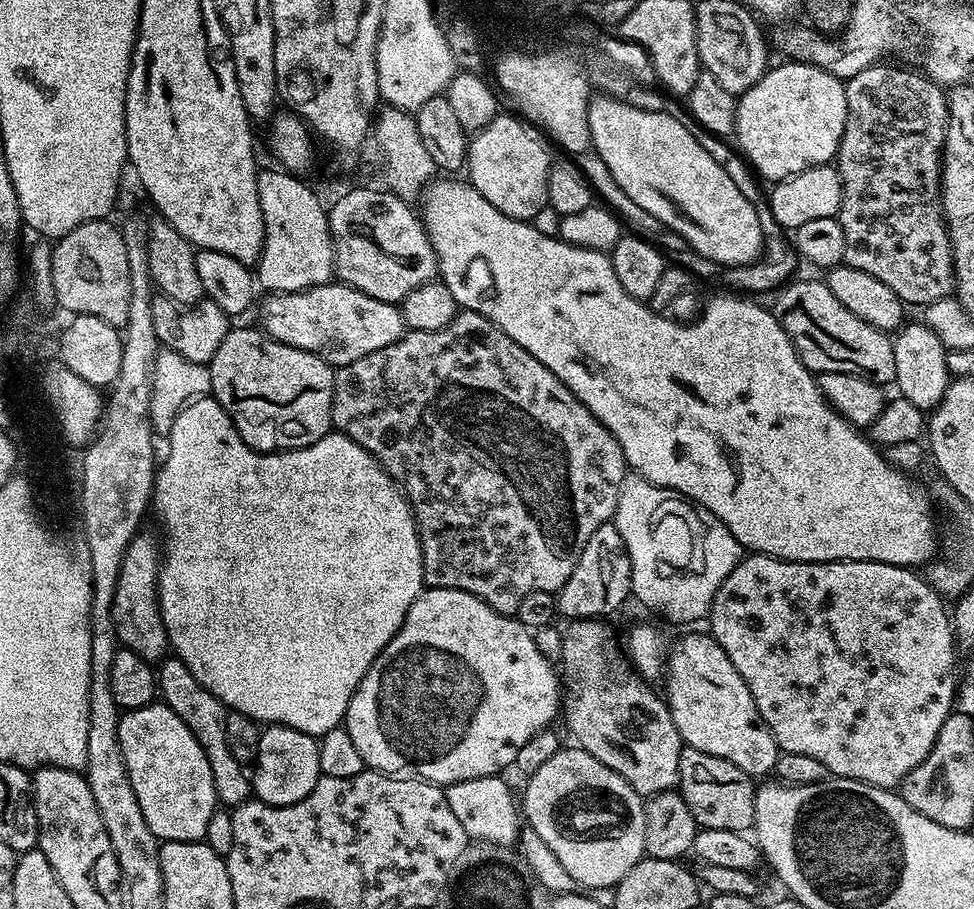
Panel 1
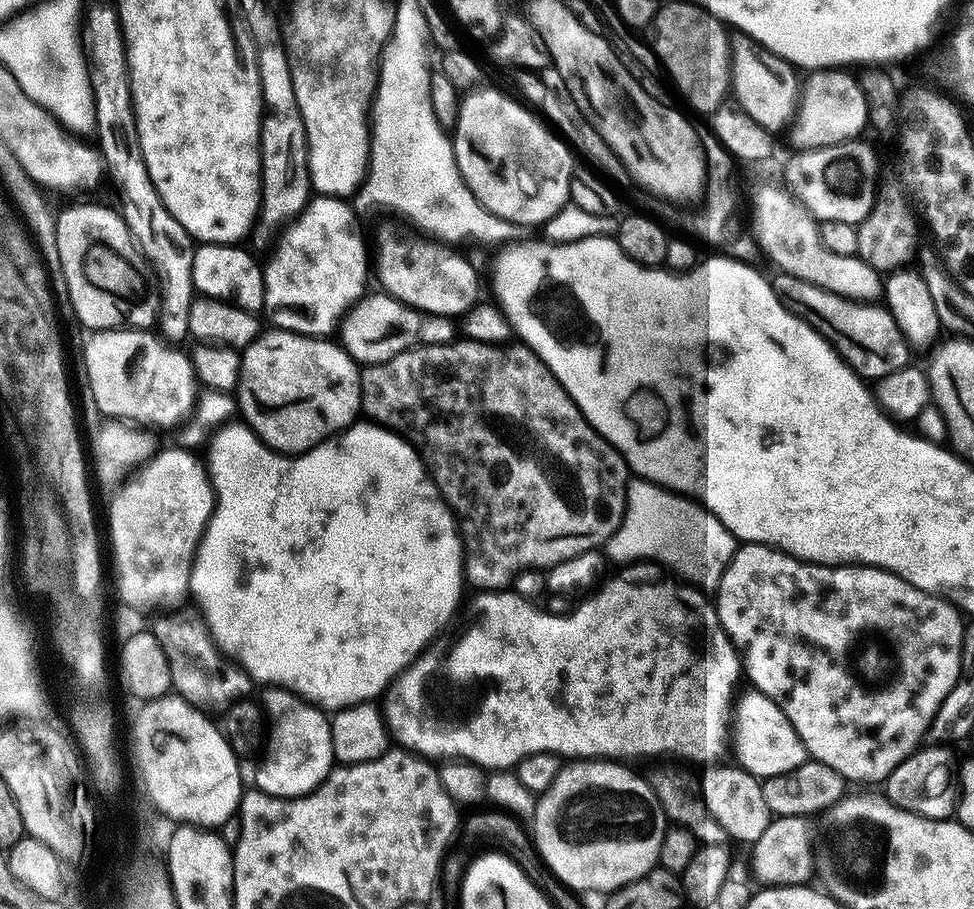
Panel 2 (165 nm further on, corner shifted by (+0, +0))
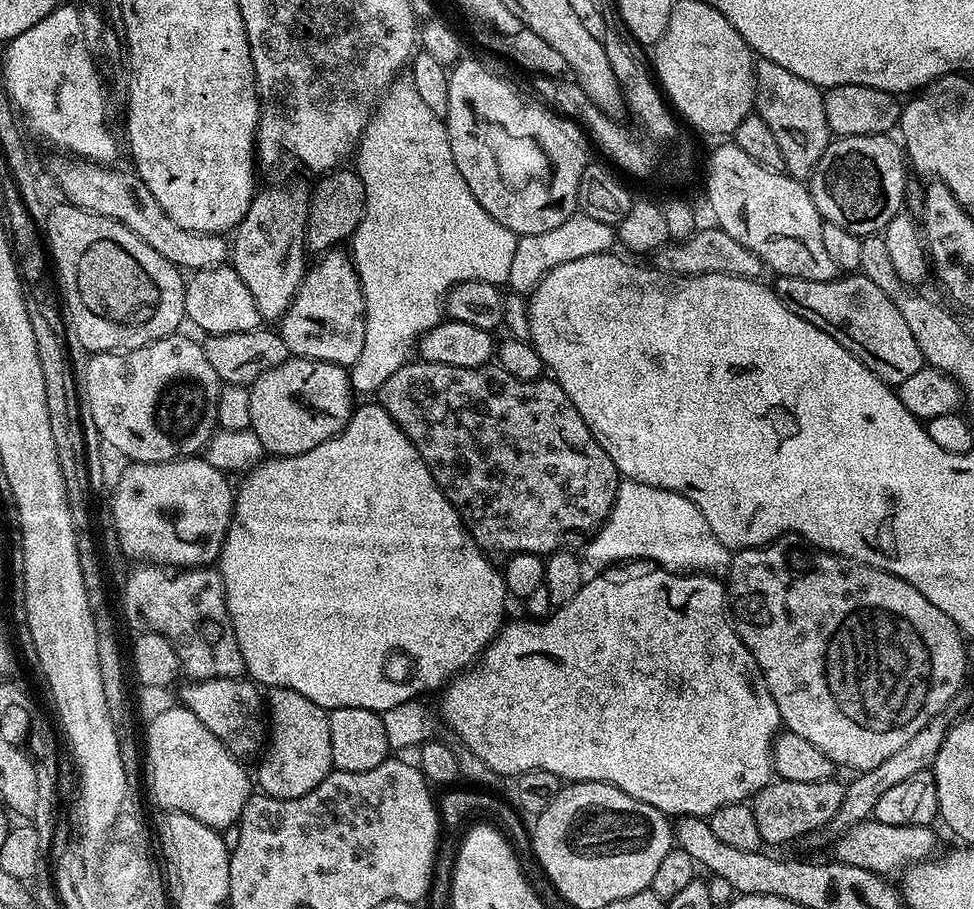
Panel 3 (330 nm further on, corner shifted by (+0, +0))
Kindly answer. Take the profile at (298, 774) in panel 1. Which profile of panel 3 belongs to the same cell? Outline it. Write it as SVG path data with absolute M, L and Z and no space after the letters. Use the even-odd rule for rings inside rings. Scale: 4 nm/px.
M272 688L269 693L266 716L270 721L270 735L266 740L264 761L254 772L254 780L260 783L259 791L263 795L283 800L302 798L302 794L314 790L314 786L321 784L333 771L328 712L289 688Z

